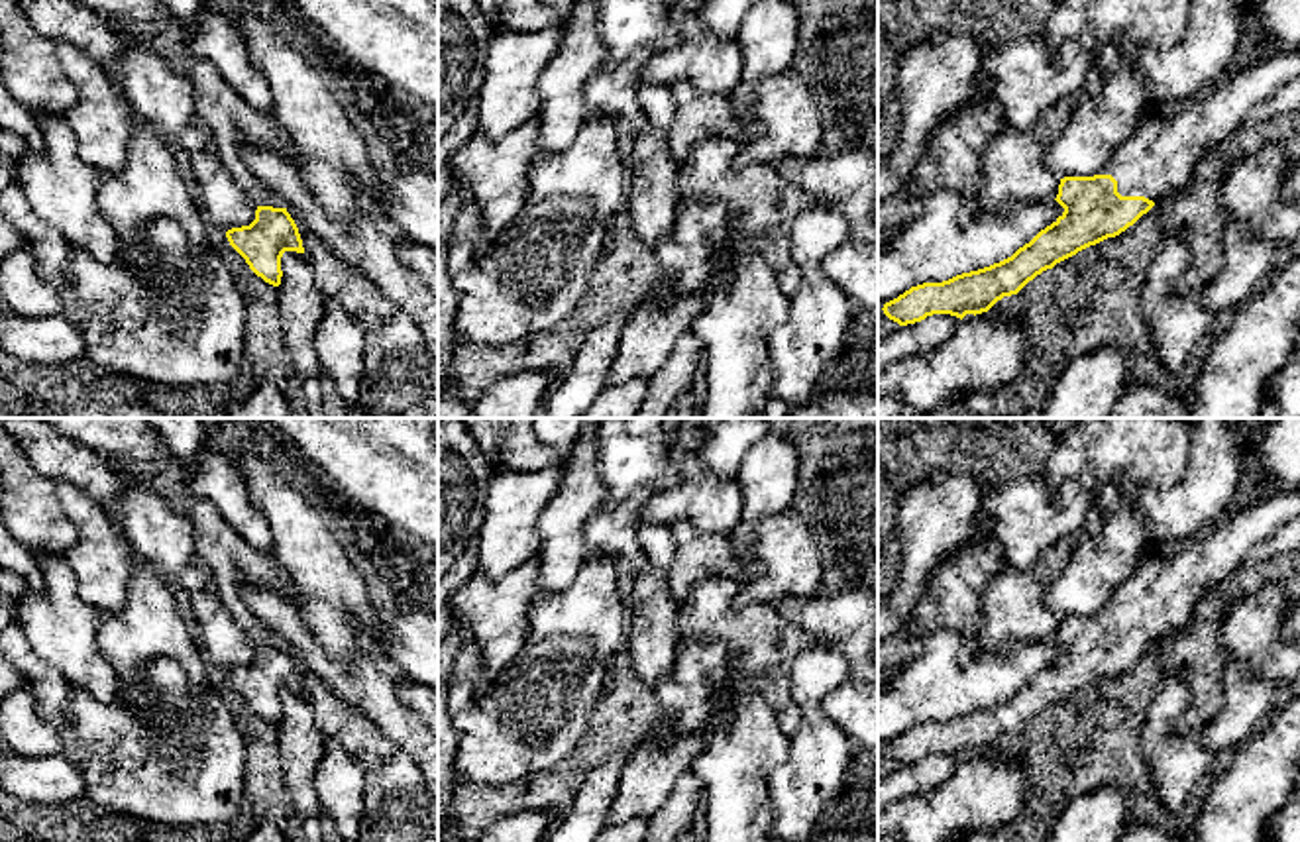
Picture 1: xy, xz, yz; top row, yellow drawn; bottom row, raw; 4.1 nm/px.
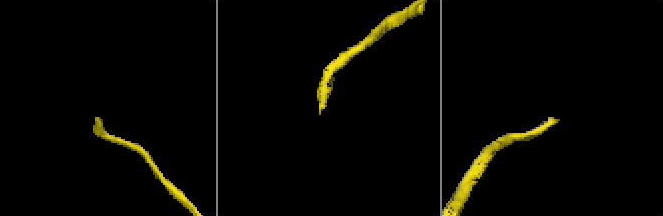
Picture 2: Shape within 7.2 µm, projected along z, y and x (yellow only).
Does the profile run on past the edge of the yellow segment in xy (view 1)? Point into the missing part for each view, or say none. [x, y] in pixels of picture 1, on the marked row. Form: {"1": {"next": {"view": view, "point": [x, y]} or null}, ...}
{"1": {"next": null}}

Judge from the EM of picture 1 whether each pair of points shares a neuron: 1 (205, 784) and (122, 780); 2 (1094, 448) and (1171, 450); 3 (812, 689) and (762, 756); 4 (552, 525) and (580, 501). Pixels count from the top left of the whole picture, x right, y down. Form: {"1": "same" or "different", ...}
{"1": "same", "2": "same", "3": "different", "4": "same"}

